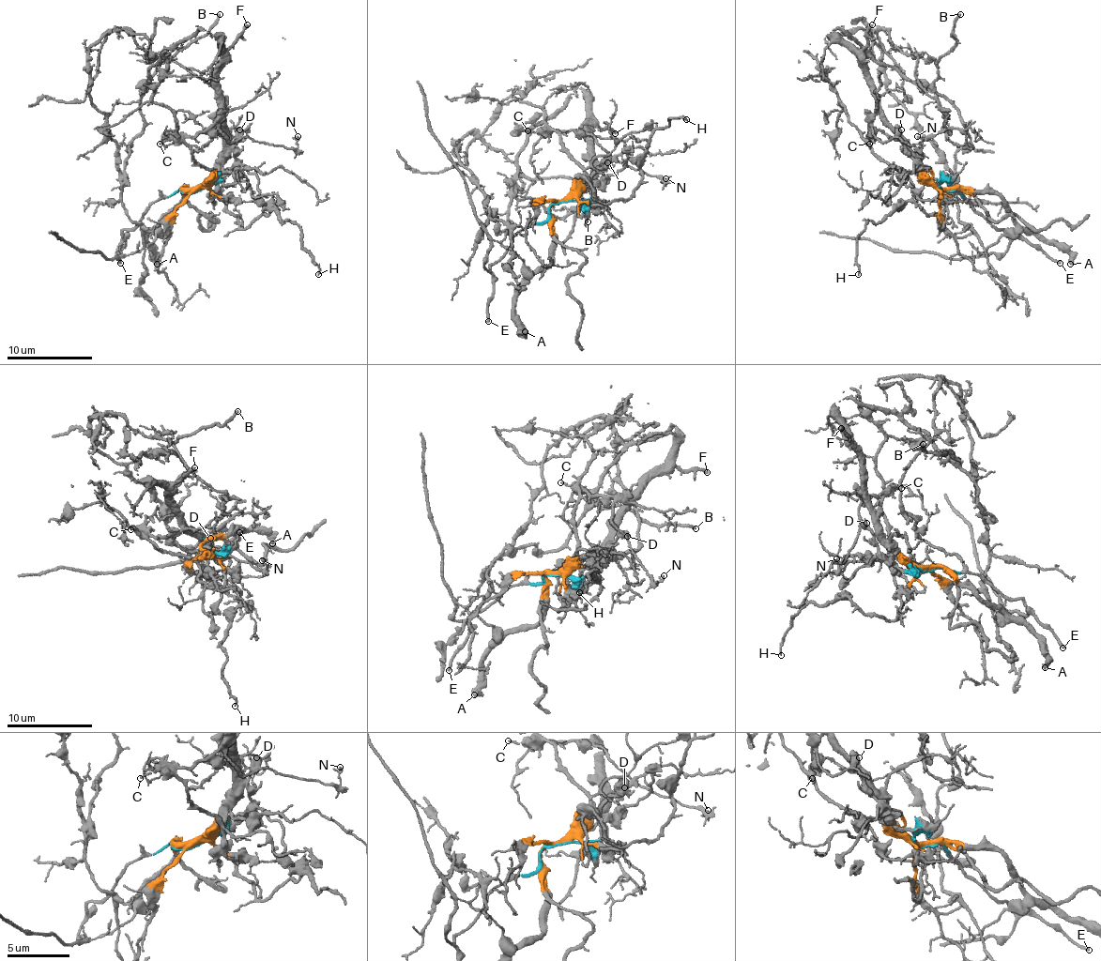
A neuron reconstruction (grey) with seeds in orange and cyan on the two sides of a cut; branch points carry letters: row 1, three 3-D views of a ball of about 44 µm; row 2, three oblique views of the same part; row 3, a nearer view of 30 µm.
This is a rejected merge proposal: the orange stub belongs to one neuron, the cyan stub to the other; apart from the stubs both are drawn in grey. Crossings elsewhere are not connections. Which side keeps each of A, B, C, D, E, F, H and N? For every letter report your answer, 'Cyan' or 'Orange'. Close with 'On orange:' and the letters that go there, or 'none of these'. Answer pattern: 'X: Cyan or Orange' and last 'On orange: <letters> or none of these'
A: Orange
B: Orange
C: Orange
D: Cyan
E: Cyan
F: Orange
H: Orange
N: Orange
On orange: A, B, C, F, H, N

